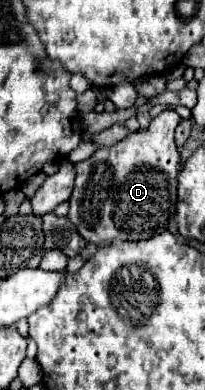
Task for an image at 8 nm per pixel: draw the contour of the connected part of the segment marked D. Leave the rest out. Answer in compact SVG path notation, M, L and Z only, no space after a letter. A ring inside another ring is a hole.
M164 110L148 130L128 134L116 146L98 148L88 160L76 164L76 186L70 196L68 218L86 242L106 240L142 240L162 232L176 234L176 186L180 152L174 142L174 130L180 116Z

